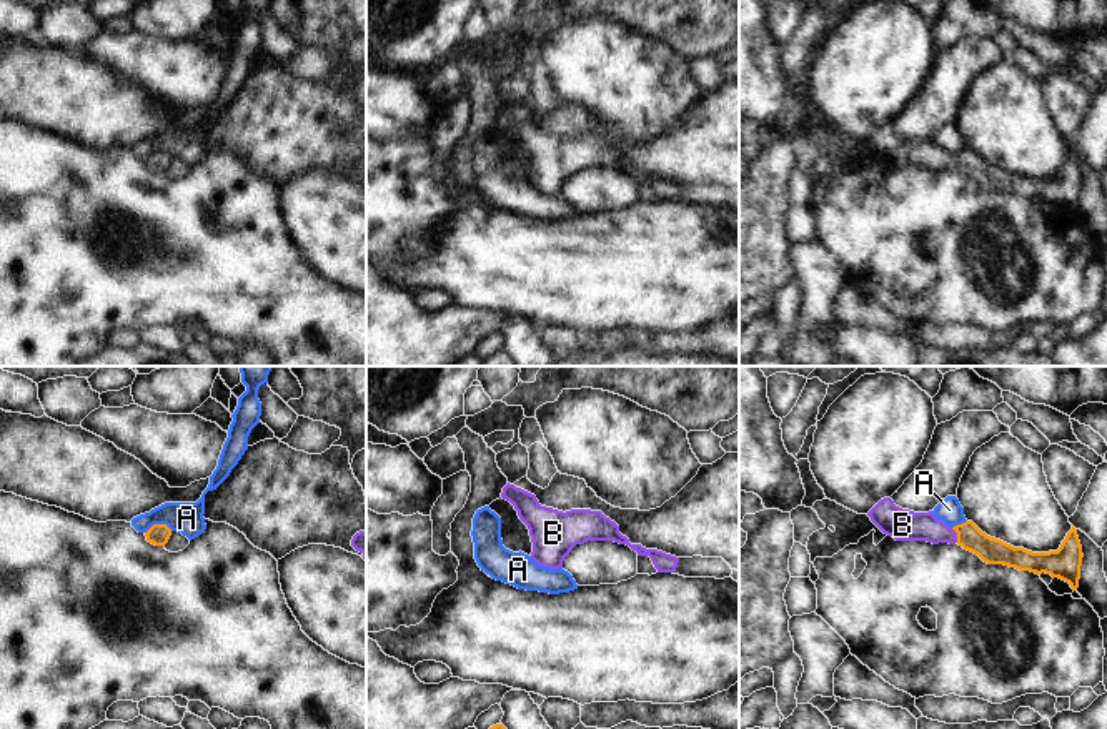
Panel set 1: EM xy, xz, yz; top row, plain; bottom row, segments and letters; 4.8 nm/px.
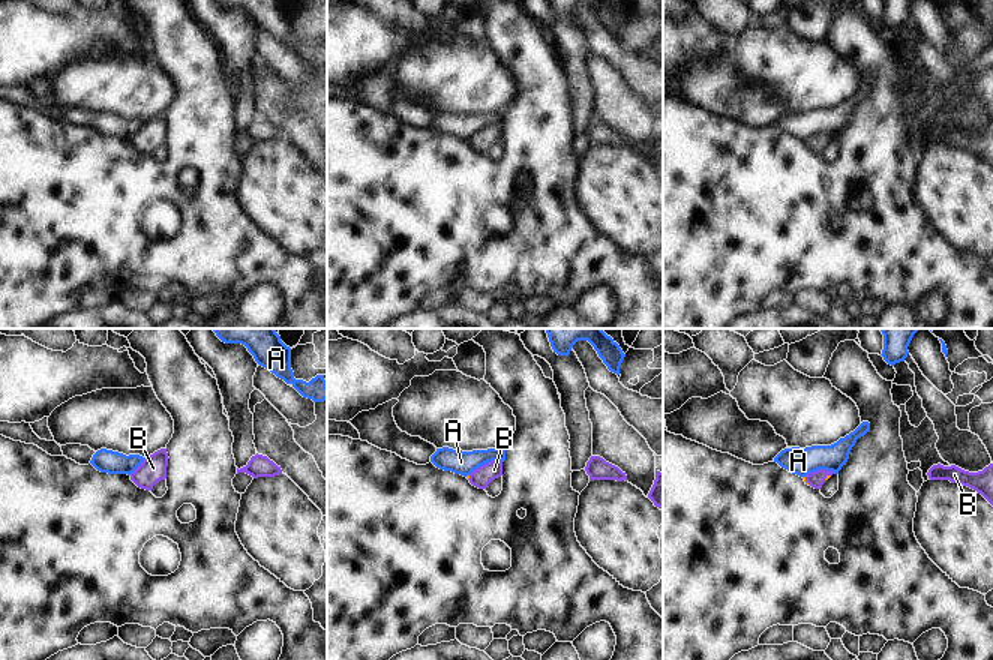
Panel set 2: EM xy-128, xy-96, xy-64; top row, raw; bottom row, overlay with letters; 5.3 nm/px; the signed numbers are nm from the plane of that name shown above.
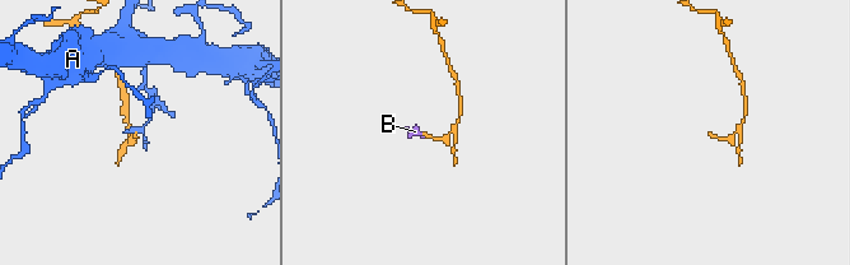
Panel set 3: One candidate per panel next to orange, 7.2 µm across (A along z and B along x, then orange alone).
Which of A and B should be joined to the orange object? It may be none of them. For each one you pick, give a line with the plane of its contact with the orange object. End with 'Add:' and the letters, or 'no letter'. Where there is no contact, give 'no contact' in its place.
B: contact in yz
Add: B

